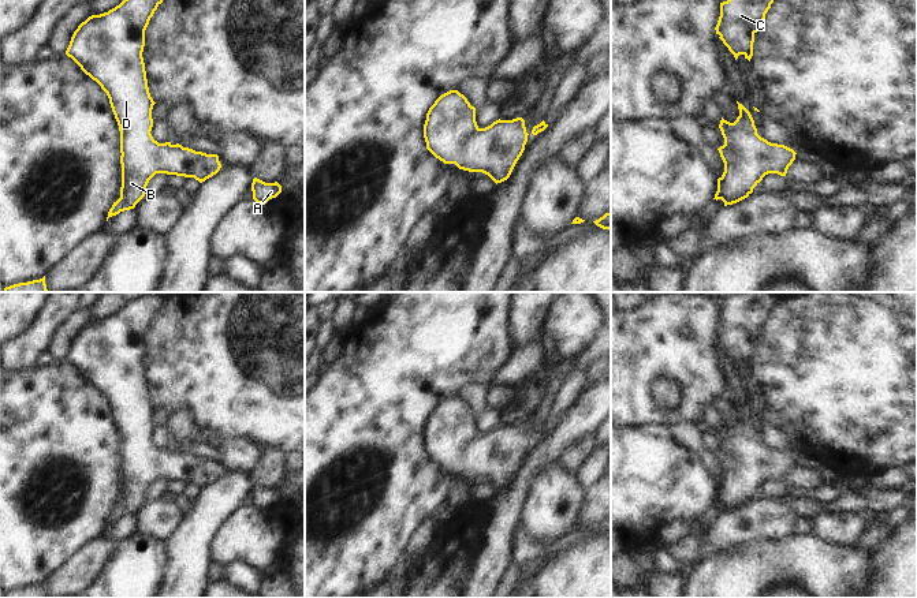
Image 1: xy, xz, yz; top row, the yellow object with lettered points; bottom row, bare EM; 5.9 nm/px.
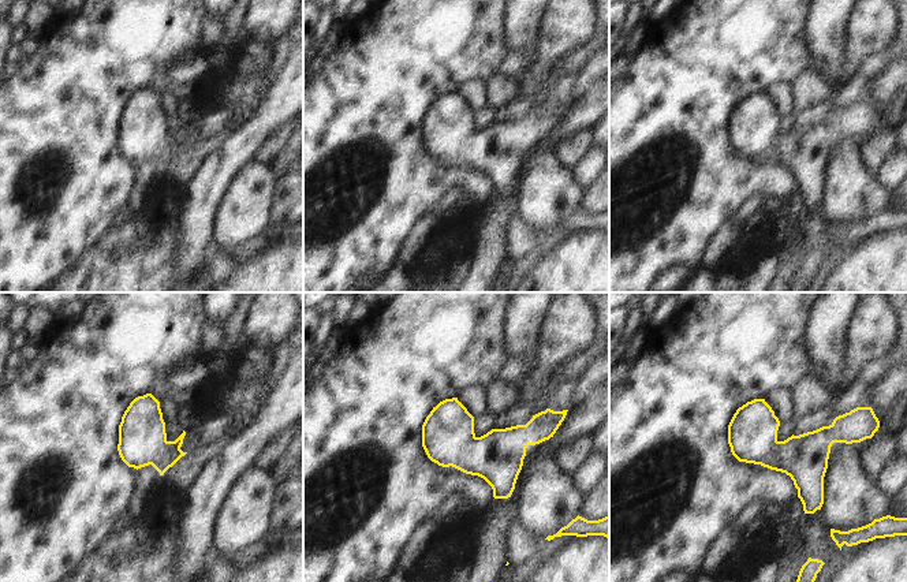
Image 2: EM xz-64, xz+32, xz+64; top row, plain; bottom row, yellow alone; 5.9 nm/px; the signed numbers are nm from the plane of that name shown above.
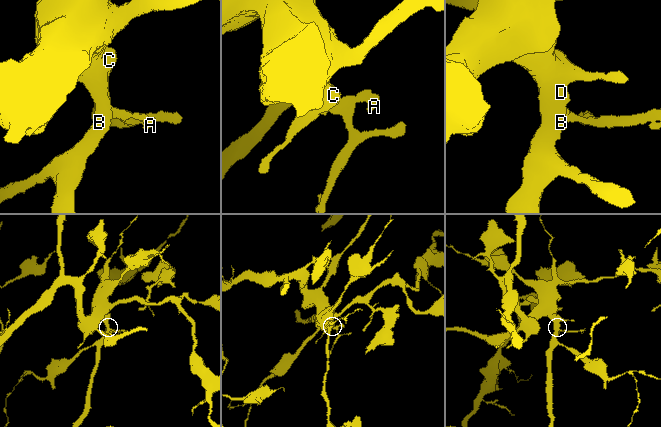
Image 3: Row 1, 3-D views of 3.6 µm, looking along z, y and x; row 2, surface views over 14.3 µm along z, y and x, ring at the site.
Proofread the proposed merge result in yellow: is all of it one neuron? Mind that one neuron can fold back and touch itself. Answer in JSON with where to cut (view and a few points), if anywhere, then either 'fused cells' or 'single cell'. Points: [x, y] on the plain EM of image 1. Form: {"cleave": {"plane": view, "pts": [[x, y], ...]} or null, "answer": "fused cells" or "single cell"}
{"cleave": null, "answer": "single cell"}

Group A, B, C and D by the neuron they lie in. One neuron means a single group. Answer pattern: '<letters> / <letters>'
A B C D

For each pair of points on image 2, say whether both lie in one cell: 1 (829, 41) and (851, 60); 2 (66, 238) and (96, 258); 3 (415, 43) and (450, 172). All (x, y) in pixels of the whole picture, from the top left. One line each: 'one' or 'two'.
1: two
2: two
3: one

